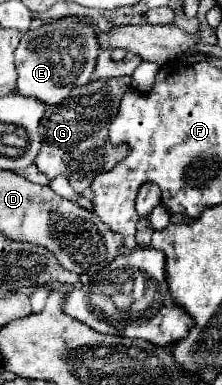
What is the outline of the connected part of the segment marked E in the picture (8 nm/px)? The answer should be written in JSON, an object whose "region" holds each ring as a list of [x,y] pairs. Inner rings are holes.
{"region":[[[62,17],[58,21],[44,23],[34,31],[26,31],[16,49],[16,69],[18,69],[16,93],[36,97],[48,105],[60,103],[70,95],[74,87],[90,83],[98,53],[100,47],[96,27],[84,23],[78,17]]]}

